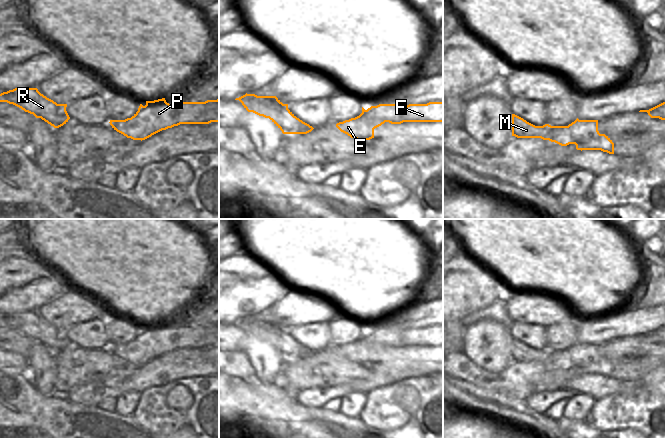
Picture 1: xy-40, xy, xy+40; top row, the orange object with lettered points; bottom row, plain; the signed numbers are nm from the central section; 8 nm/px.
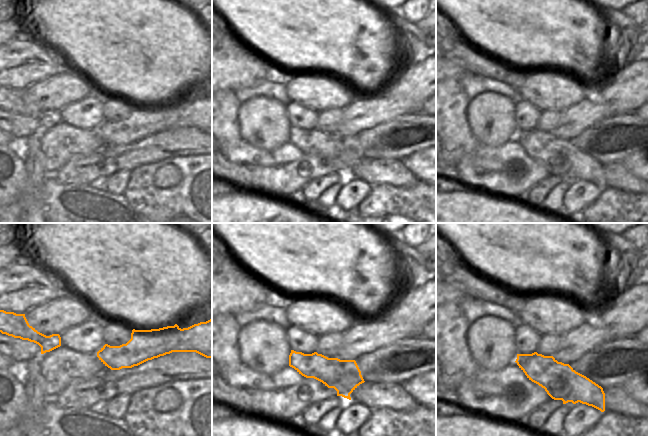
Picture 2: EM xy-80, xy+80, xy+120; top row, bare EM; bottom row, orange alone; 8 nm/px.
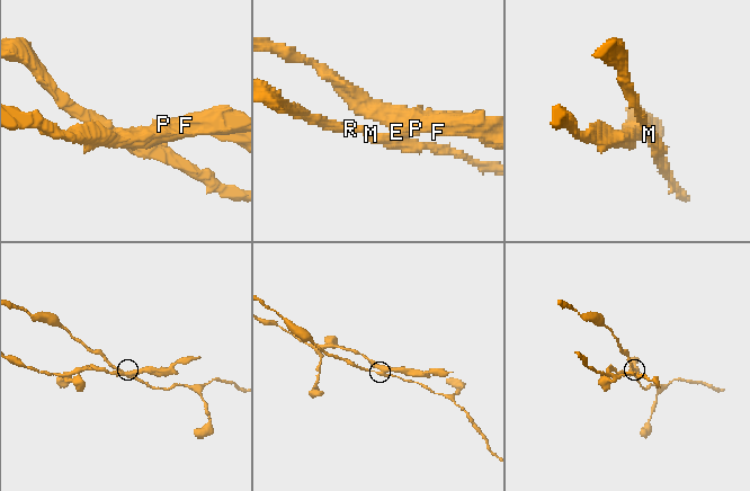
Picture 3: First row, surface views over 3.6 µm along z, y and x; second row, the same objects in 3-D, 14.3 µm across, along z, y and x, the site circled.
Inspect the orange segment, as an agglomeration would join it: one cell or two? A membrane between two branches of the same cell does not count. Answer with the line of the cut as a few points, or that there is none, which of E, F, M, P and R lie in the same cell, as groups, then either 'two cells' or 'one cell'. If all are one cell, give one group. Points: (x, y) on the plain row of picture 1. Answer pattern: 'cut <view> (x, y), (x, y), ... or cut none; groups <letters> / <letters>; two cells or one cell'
cut xy+40 (568, 349), (573, 359), (592, 359), (597, 361), (600, 358); groups E F P / M R; two cells

